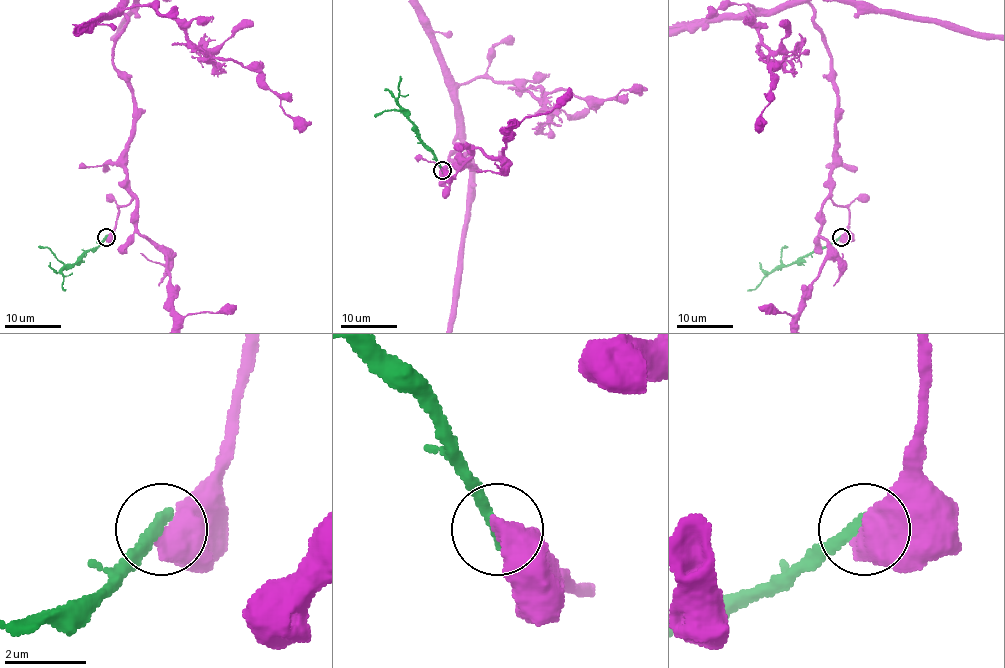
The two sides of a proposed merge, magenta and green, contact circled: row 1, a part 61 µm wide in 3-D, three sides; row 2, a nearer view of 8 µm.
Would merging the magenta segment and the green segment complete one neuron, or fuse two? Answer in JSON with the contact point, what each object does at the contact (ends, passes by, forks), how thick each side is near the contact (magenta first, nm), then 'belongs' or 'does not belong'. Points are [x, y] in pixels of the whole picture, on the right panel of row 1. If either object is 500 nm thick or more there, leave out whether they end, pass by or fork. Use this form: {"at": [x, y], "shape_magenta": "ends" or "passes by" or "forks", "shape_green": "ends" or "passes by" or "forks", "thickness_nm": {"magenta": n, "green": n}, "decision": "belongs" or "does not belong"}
{"at": [841, 237], "thickness_nm": {"magenta": 700, "green": 400}, "decision": "does not belong"}

